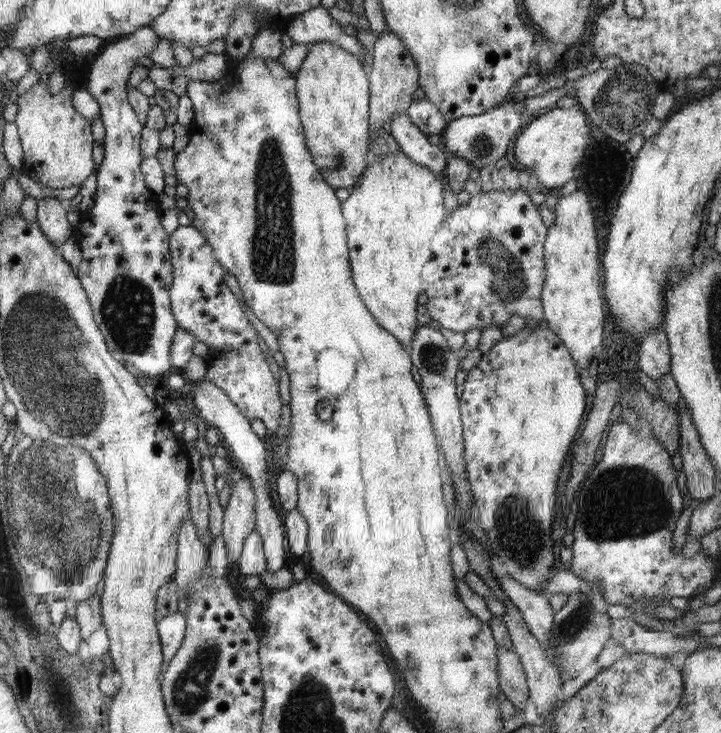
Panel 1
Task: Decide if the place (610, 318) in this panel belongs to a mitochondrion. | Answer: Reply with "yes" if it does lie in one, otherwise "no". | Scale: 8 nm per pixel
no

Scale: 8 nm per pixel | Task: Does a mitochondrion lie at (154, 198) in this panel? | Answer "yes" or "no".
no

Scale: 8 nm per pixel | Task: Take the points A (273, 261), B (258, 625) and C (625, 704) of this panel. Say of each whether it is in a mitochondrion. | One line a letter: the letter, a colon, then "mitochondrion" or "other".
A: mitochondrion
B: other
C: other

